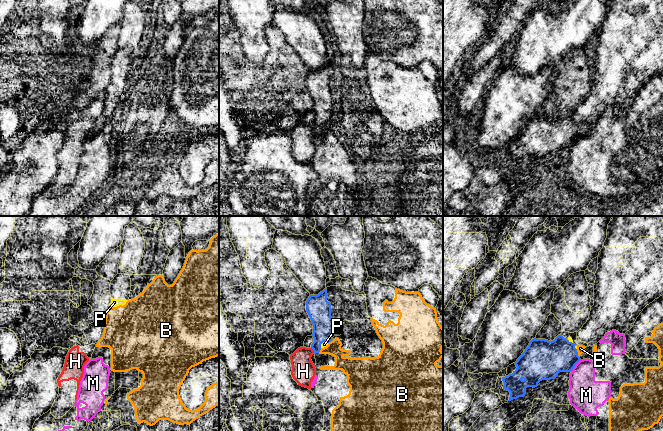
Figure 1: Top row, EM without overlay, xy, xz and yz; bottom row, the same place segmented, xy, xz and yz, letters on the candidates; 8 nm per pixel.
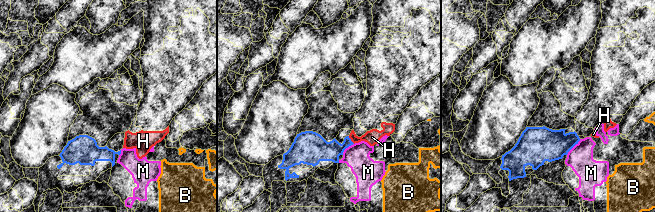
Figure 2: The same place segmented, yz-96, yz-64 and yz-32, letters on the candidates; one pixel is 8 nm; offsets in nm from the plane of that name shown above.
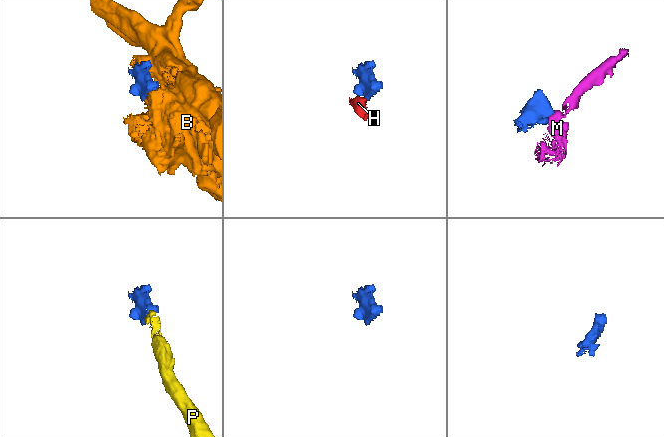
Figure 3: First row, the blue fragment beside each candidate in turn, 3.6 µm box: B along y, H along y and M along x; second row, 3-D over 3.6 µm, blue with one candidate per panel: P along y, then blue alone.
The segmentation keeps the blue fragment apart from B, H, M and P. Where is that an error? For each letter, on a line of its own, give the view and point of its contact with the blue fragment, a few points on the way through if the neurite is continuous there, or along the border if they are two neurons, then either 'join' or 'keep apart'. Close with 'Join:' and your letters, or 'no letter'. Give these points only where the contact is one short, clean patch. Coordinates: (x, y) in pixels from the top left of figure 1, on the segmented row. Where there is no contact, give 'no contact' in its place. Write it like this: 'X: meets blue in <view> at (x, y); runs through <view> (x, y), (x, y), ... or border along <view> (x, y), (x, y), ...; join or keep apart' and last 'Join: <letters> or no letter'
B: meets blue in yz at (577, 353); border along yz (576, 349), (579, 357); keep apart
H: meets blue in xz at (313, 350); border along xz (311, 347), (314, 352); keep apart
M: meets blue in yz at (575, 364); border along yz (580, 359), (570, 371); keep apart
P: meets blue in xz at (322, 342); runs through xz (319, 311), (322, 321), (322, 342), (324, 344); join
Join: P

